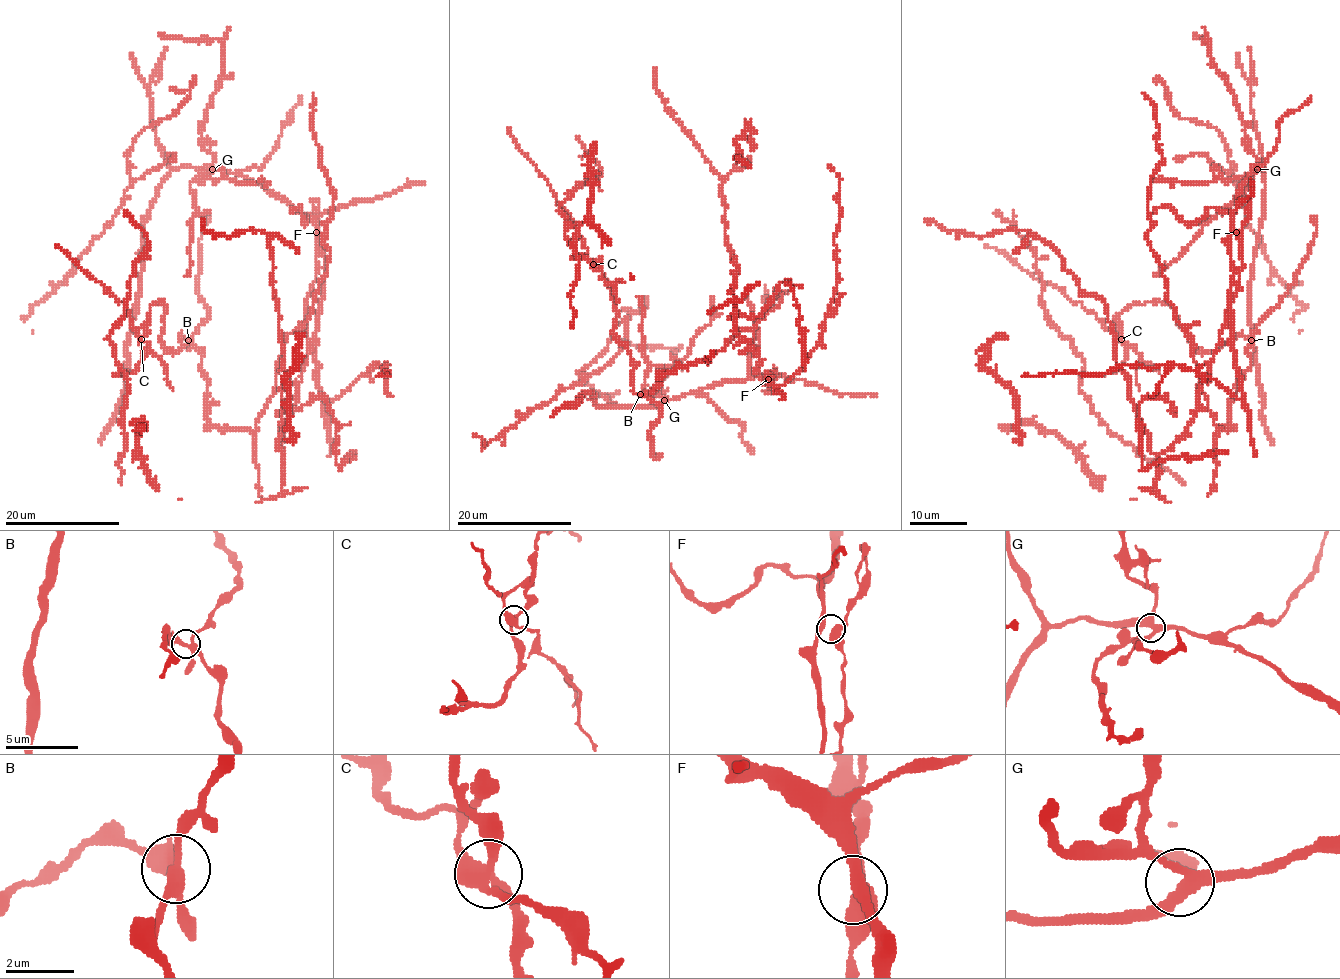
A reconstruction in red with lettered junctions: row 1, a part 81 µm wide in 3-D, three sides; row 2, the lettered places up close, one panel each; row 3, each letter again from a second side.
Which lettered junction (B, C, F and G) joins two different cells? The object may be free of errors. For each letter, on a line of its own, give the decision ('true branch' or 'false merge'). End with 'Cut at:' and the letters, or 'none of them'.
B: true branch
C: false merge
F: true branch
G: true branch
Cut at: C

